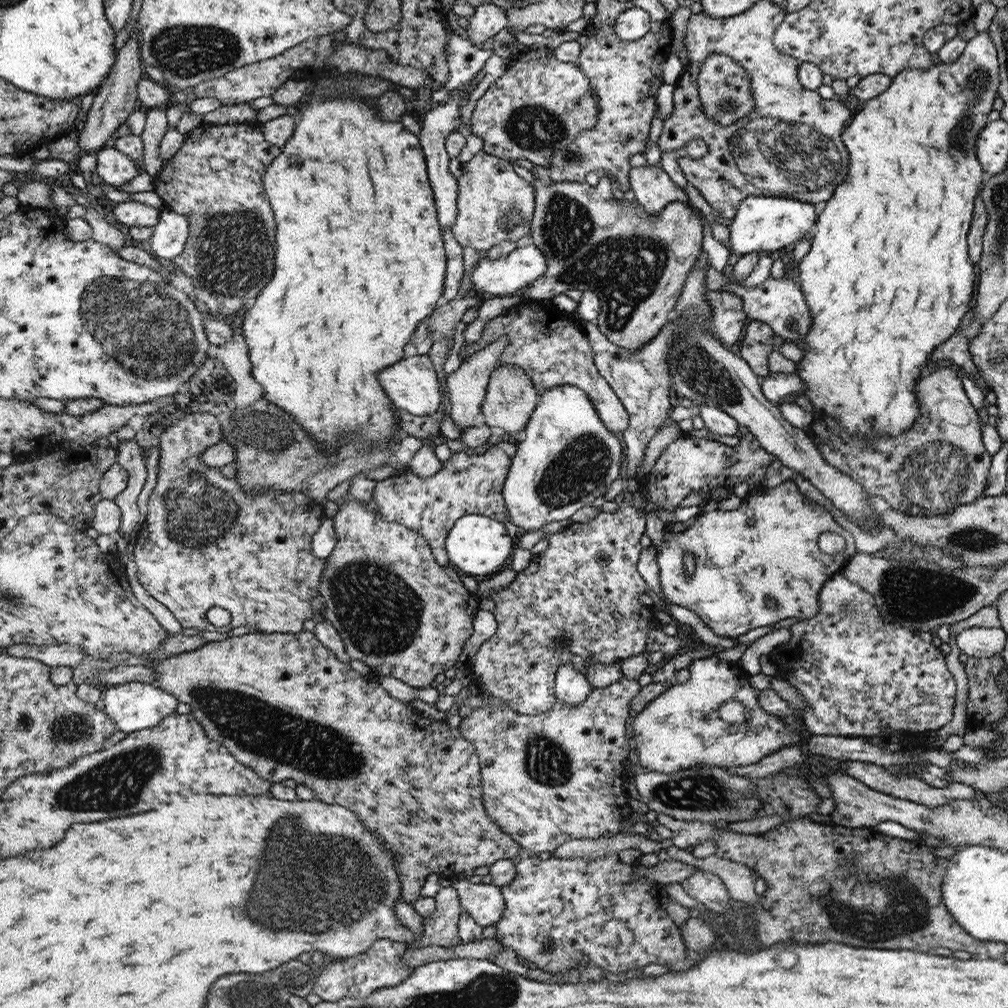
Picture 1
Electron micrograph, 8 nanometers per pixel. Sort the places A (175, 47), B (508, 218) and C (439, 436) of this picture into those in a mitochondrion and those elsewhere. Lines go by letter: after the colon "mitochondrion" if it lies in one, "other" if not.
A: mitochondrion
B: mitochondrion
C: other

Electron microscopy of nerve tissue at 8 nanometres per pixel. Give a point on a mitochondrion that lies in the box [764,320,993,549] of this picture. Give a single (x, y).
(931, 476)

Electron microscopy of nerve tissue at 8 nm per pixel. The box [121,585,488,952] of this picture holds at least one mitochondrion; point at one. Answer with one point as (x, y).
(333, 884)

